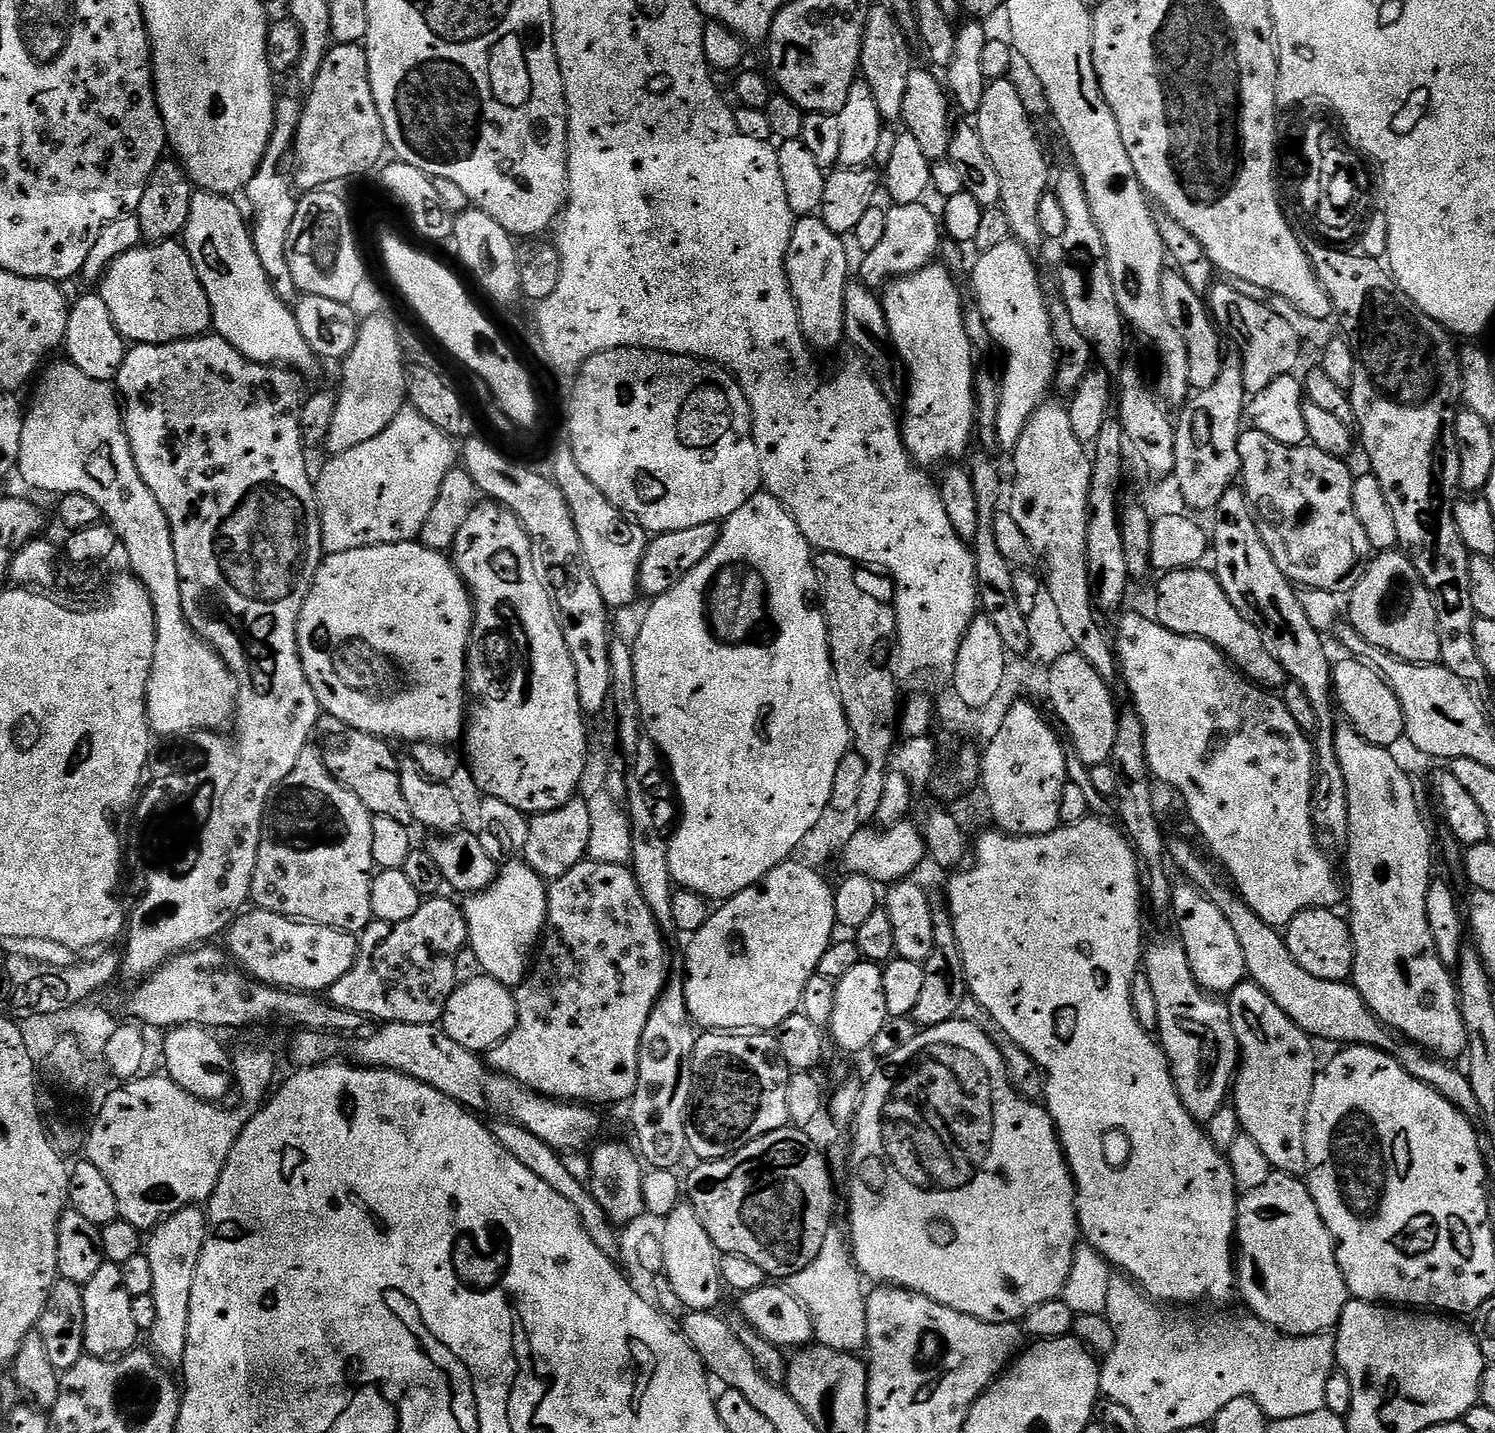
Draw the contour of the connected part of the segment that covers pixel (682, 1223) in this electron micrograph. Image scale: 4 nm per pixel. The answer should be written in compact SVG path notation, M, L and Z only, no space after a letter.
M691 1203L677 1204L676 1209L663 1219L662 1224L664 1232L659 1233L659 1238L665 1258L663 1275L670 1282L670 1286L674 1286L674 1294L682 1298L689 1313L719 1309L720 1295L725 1295L726 1292L724 1282L720 1278L721 1253L716 1251L714 1242L710 1242L710 1234L706 1234L706 1226L702 1226Z

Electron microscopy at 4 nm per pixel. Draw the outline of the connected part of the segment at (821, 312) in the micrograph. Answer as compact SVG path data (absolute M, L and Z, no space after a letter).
M819 215L799 217L792 225L792 237L784 269L788 275L788 285L792 291L792 297L796 299L804 338L816 350L836 348L840 343L843 345L846 340L844 335L844 299L850 276L848 276L848 252L844 249L844 244L845 241L838 234L834 234L830 230L830 226L826 226L826 222L821 220Z

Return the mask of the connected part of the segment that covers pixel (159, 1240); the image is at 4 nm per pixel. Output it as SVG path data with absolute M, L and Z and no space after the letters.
M199 1207L184 1208L169 1220L151 1229L146 1240L148 1272L152 1275L150 1295L154 1298L154 1326L150 1333L151 1351L165 1365L183 1365L186 1354L186 1334L190 1330L190 1290L194 1290L194 1274L208 1237L208 1222Z

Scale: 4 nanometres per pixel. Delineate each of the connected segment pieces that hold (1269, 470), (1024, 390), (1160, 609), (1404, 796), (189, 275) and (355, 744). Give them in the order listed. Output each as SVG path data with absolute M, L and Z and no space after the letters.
M1255 430L1240 433L1242 487L1252 503L1252 511L1256 513L1262 542L1266 542L1266 550L1270 550L1274 562L1278 562L1278 570L1282 570L1282 574L1301 589L1351 593L1373 555L1366 530L1362 530L1362 522L1358 522L1358 514L1354 514L1354 476L1348 473L1346 465L1344 460L1335 460L1330 454L1322 454L1322 450L1311 446L1287 448Z
M1009 238L1002 246L994 246L994 250L986 250L975 257L976 265L972 268L972 288L976 291L975 307L979 308L986 322L986 330L990 334L993 345L1004 355L1002 360L1002 383L1000 401L998 402L997 441L1002 442L1008 450L1015 449L1018 438L1022 438L1022 430L1026 430L1028 420L1036 409L1045 403L1044 396L1054 384L1056 366L1056 347L1050 330L1048 317L1049 301L1044 300L1044 292L1040 289L1040 280L1036 277L1036 264L1028 249Z
M1203 567L1187 568L1183 572L1169 572L1161 575L1160 585L1156 588L1155 619L1165 628L1178 636L1189 636L1194 640L1210 642L1253 685L1265 690L1280 690L1285 687L1286 677L1282 666L1266 650L1266 642L1262 642L1262 634L1234 610L1230 598L1226 598L1226 590L1216 581L1211 571L1203 572Z
M1347 722L1336 725L1336 738L1334 750L1338 754L1338 762L1342 762L1342 778L1346 778L1346 794L1350 806L1350 822L1348 823L1348 884L1346 880L1346 904L1352 911L1350 927L1352 932L1353 950L1356 958L1353 962L1351 983L1360 992L1360 997L1366 1002L1366 1006L1380 1019L1380 1023L1393 1033L1399 1034L1405 1041L1419 1045L1425 1052L1441 1060L1456 1062L1467 1053L1468 1031L1464 1025L1464 1019L1460 1013L1460 993L1456 990L1456 982L1453 973L1438 958L1438 950L1434 946L1434 938L1430 938L1430 922L1426 922L1426 894L1434 879L1432 873L1432 836L1428 833L1428 824L1420 813L1420 804L1416 801L1416 792L1412 789L1412 780L1404 773L1404 768L1391 755L1387 748L1379 748L1370 742L1366 742Z
M156 242L122 254L99 281L98 295L106 302L106 310L110 310L120 335L133 345L194 340L212 328L206 290L202 290L194 262L180 242Z
M324 714L318 725L318 747L329 774L346 791L355 794L373 816L385 816L407 825L413 823L410 806L406 806L406 798L402 798L398 763L385 741L356 732L333 716Z

